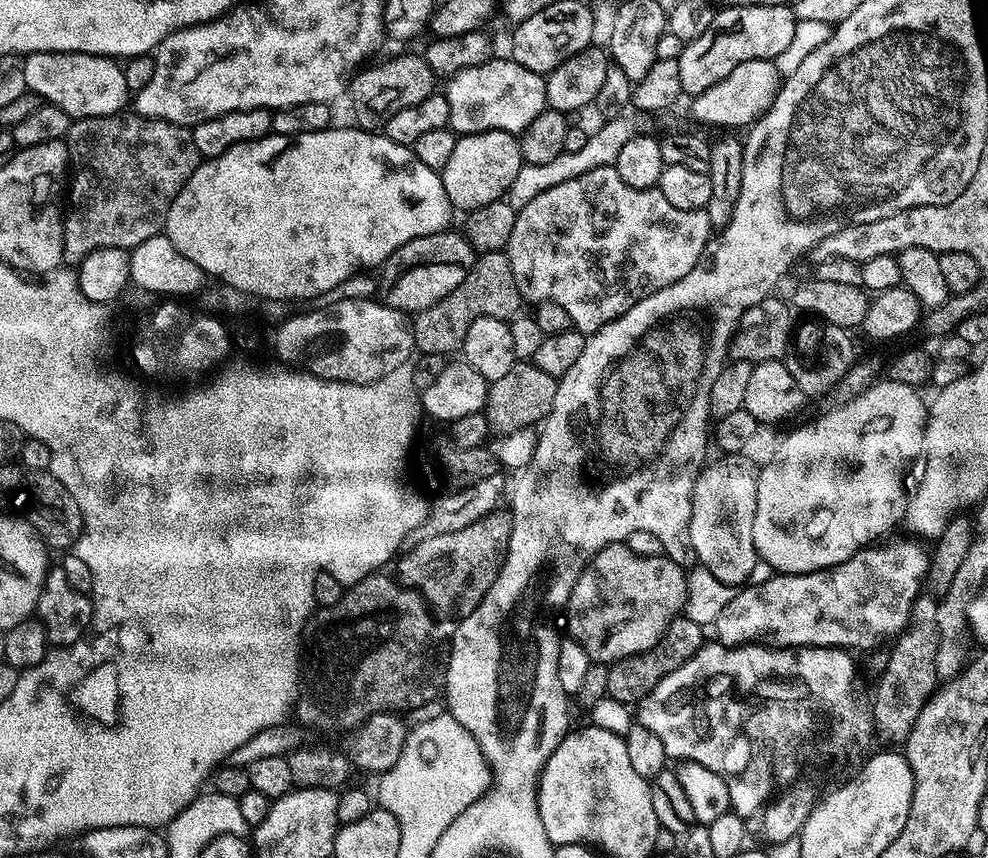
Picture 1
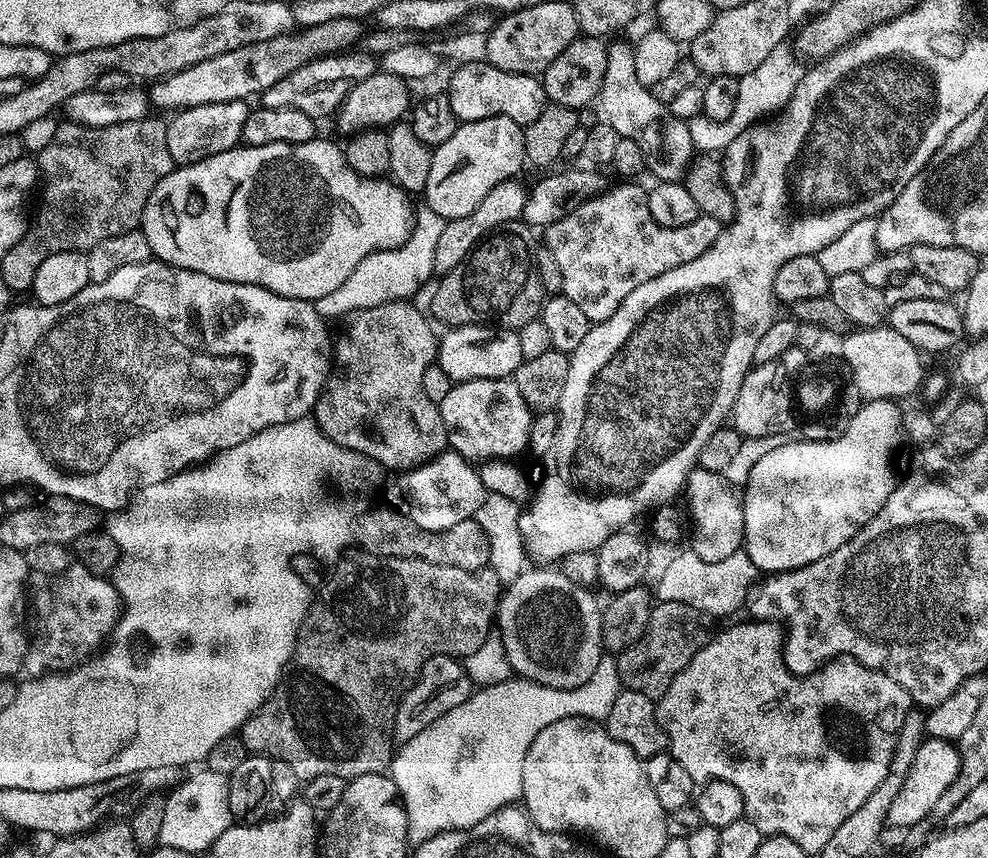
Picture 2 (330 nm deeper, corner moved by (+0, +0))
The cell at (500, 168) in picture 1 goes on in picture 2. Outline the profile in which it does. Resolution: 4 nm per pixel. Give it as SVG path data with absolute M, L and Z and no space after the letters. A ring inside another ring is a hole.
M505 116L469 120L461 123L446 142L432 148L430 178L426 178L422 200L445 222L466 218L466 214L470 214L470 210L474 210L498 182L519 177L523 168L526 168L526 161L521 124Z

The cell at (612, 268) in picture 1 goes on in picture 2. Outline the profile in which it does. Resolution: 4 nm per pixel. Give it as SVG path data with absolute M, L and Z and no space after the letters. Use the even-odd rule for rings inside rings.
M622 182L618 188L609 187L600 195L582 202L578 210L566 214L566 218L558 218L558 222L548 225L543 229L542 244L550 248L555 260L562 270L562 294L570 298L594 322L599 322L610 318L614 310L642 282L650 282L650 278L658 278L658 274L666 274L666 270L674 270L674 266L686 266L686 262L694 262L694 258L702 258L714 242L718 242L718 234L721 224L718 218L709 216L699 216L690 222L690 226L678 226L677 228L667 228L658 226L650 218L650 208L647 199L643 195L632 196L631 183Z

